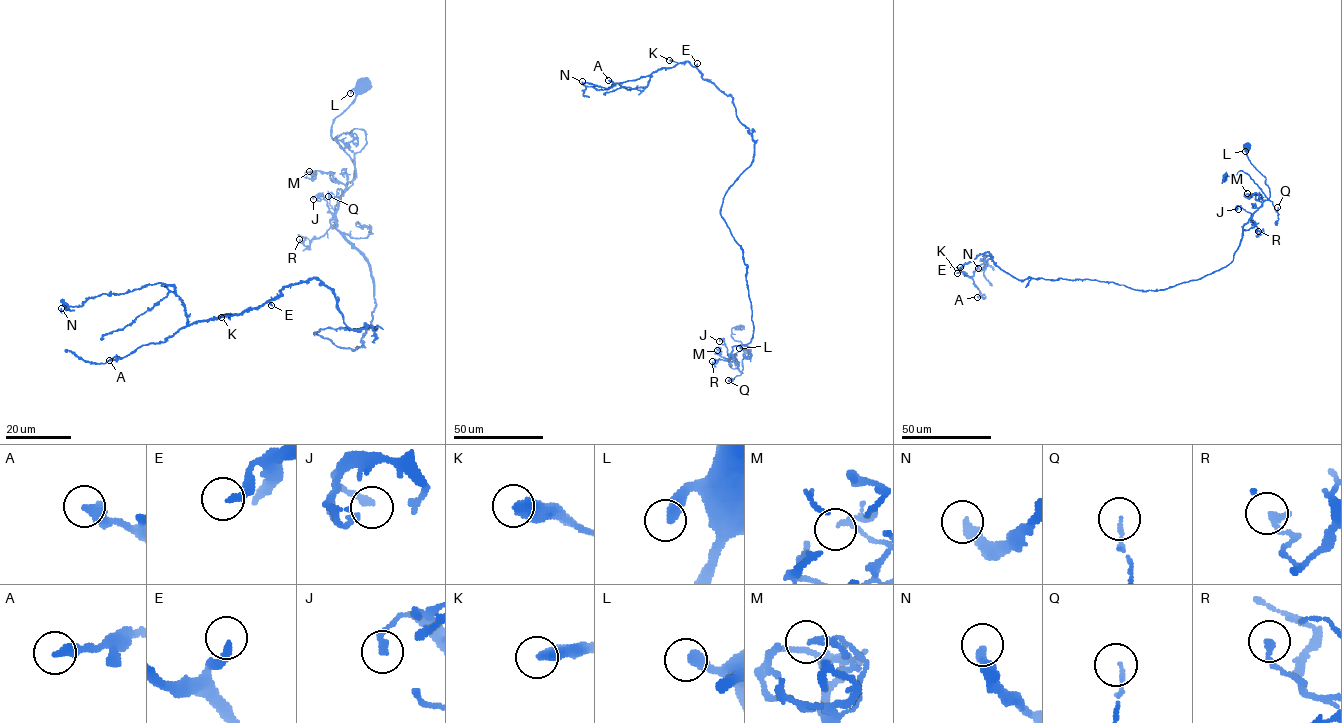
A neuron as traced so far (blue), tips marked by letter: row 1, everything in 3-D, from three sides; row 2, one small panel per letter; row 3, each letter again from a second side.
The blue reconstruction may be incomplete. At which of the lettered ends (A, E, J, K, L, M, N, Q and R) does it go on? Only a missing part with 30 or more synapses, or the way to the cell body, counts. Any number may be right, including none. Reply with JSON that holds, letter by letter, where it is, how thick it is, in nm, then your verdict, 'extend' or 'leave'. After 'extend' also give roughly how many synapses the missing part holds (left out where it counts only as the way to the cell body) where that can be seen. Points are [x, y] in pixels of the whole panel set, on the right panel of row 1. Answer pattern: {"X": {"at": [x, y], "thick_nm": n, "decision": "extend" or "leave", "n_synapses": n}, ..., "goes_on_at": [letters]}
{"A": {"at": [977, 297], "thick_nm": 400, "decision": "leave"}, "E": {"at": [960, 267], "thick_nm": 220, "decision": "leave"}, "J": {"at": [1238, 209], "thick_nm": 200, "decision": "leave"}, "K": {"at": [957, 273], "thick_nm": 480, "decision": "leave"}, "L": {"at": [1245, 151], "thick_nm": 400, "decision": "leave"}, "M": {"at": [1247, 193], "thick_nm": 100, "decision": "leave"}, "N": {"at": [978, 268], "thick_nm": 320, "decision": "leave"}, "Q": {"at": [1277, 207], "thick_nm": 120, "decision": "leave"}, "R": {"at": [1258, 231], "thick_nm": 170, "decision": "leave"}, "goes_on_at": []}

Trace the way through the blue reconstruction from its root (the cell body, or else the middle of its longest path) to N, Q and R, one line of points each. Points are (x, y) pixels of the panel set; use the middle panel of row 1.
N: (746, 349), (741, 373), (747, 265), (721, 207), (754, 141), (733, 98), (687, 62), (644, 87), (582, 81)
Q: (746, 349), (731, 356), (730, 366), (742, 373), (728, 380)
R: (746, 349), (736, 352), (730, 359), (730, 366), (742, 373), (731, 355), (726, 360), (712, 361)

